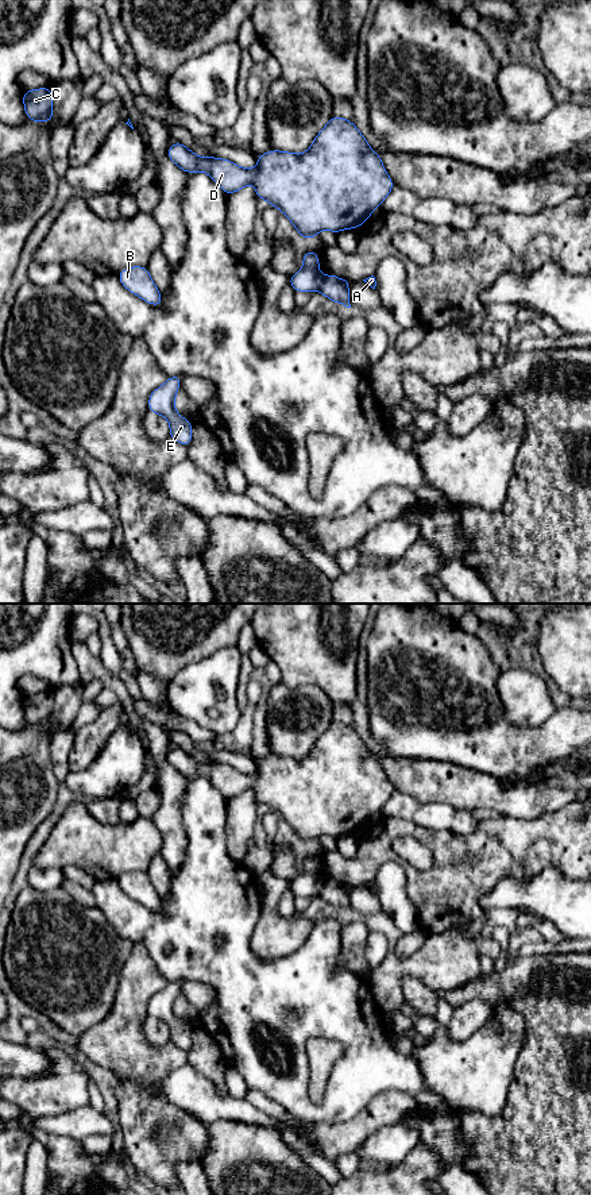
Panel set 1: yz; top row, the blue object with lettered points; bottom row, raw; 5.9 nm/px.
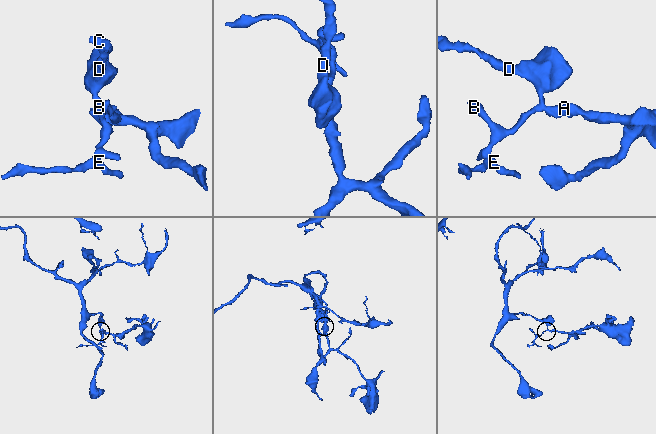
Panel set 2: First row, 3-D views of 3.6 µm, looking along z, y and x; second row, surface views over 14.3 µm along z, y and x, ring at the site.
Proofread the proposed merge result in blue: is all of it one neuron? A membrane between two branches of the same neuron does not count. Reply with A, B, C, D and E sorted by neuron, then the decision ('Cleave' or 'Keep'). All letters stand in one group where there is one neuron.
Groups: A / B C D E. Cleave

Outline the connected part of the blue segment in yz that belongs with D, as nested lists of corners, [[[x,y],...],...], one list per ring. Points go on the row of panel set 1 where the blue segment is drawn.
[[[335,115],[304,154],[271,150],[256,155],[255,169],[209,155],[200,158],[179,142],[169,147],[167,157],[185,173],[205,171],[227,196],[254,184],[256,198],[264,198],[271,207],[281,209],[305,239],[313,239],[321,230],[337,234],[359,228],[394,186],[379,154],[371,150],[356,126]]]

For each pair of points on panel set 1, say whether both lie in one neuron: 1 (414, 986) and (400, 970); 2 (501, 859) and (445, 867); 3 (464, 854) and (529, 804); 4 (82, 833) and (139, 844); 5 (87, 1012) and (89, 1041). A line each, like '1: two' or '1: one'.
1: two
2: one
3: two
4: one
5: two

